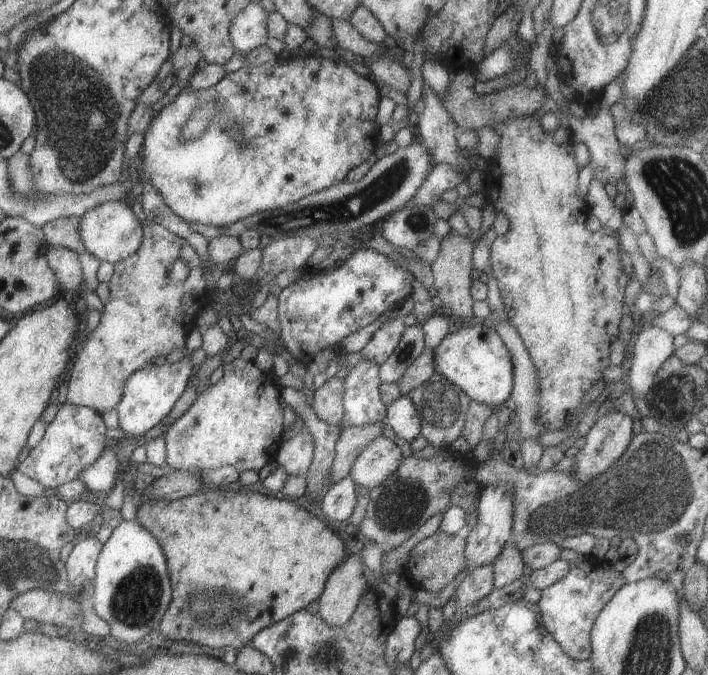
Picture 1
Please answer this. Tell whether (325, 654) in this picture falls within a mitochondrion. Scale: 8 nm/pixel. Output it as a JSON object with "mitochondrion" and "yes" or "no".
{"mitochondrion":"yes"}

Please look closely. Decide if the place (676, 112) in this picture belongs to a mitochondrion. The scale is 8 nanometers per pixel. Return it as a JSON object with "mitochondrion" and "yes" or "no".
{"mitochondrion":"yes"}

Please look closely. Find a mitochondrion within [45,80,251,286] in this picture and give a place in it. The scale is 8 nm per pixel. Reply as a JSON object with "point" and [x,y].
{"point":[201,123]}

